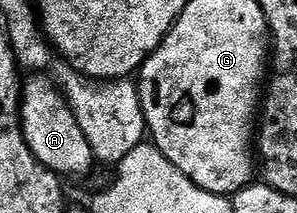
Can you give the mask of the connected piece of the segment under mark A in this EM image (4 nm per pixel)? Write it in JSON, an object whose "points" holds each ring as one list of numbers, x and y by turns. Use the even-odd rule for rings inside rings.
{"points":[[37,71,24,78,21,86,21,133,27,147,31,147,31,155,35,155,35,159,39,159,43,167,62,179,81,177,84,173,91,172,93,165,95,166,92,147,76,122,56,80,52,76,45,76,49,75]]}

